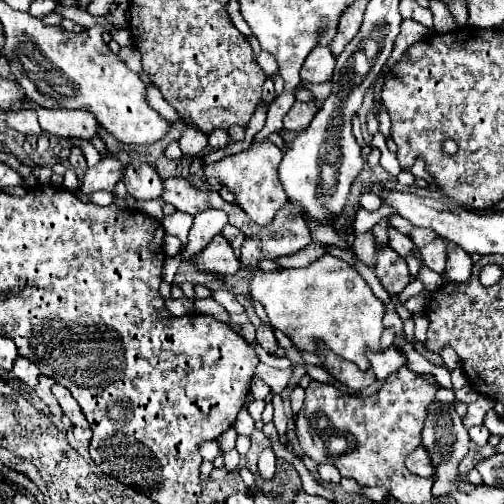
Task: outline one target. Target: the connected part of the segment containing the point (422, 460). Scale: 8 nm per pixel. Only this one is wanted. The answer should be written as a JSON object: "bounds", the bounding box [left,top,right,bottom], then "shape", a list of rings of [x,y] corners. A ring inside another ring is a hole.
{"bounds":[406,447,432,477],"shape":[[[420,447],[416,449],[408,459],[406,459],[406,467],[422,477],[432,477],[432,463],[430,463],[430,455]]]}

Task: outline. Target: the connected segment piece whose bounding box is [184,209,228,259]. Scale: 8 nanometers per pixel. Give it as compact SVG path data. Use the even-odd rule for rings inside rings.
M208 209L204 213L198 213L194 217L194 225L188 235L188 245L184 249L184 257L188 259L190 255L200 253L200 249L204 249L204 245L208 245L212 241L212 237L216 233L220 233L226 223L228 223L228 217L220 209Z

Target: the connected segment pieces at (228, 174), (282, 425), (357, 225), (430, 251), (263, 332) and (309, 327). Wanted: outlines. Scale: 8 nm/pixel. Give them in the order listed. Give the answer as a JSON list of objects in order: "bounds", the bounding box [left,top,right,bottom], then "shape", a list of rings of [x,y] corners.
[{"bounds":[204,139,288,225],"shape":[[[268,139],[256,145],[250,145],[246,151],[224,157],[222,161],[210,163],[204,167],[206,177],[218,177],[224,185],[236,195],[236,203],[250,215],[258,225],[266,225],[274,219],[276,211],[288,201],[284,189],[278,181],[278,147],[268,147]]]},{"bounds":[270,391,288,445],"shape":[[[272,391],[270,392],[270,395],[273,397],[271,401],[274,408],[273,423],[276,427],[279,441],[285,445],[287,443],[286,432],[288,419],[284,412],[283,401],[280,395],[275,394]]]},{"bounds":[354,205,392,233],"shape":[[[384,205],[378,209],[378,211],[364,211],[364,209],[358,209],[356,213],[356,219],[354,219],[354,233],[364,233],[368,229],[372,229],[382,217],[386,215],[392,215],[392,209],[384,209]]]},{"bounds":[420,239,446,273],"shape":[[[440,239],[432,241],[430,245],[420,249],[420,255],[422,255],[422,261],[426,267],[430,267],[436,273],[444,271],[444,265],[446,265],[446,243],[444,241],[440,241]]]},{"bounds":[256,325,278,355],"shape":[[[260,325],[258,329],[256,329],[256,339],[258,339],[258,343],[270,353],[270,355],[274,355],[276,351],[278,351],[278,341],[276,341],[276,337],[274,337],[274,333],[272,333],[272,329],[268,327],[268,325]]]},{"bounds":[248,253,386,369],"shape":[[[326,253],[304,269],[252,269],[248,285],[250,295],[264,305],[270,323],[290,333],[290,339],[300,349],[310,351],[312,341],[322,339],[336,355],[356,363],[360,369],[370,367],[366,351],[378,351],[380,347],[386,303],[372,293],[360,273],[344,259]]]}]

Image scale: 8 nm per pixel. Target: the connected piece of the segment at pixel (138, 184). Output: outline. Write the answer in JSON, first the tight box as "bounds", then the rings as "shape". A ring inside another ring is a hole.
{"bounds":[124,163,164,201],"shape":[[[130,163],[124,171],[124,185],[134,199],[142,201],[158,199],[164,191],[164,183],[150,163]]]}

